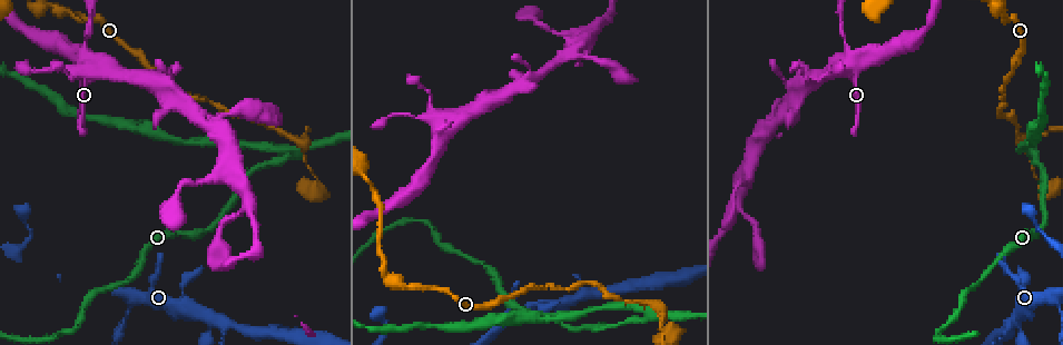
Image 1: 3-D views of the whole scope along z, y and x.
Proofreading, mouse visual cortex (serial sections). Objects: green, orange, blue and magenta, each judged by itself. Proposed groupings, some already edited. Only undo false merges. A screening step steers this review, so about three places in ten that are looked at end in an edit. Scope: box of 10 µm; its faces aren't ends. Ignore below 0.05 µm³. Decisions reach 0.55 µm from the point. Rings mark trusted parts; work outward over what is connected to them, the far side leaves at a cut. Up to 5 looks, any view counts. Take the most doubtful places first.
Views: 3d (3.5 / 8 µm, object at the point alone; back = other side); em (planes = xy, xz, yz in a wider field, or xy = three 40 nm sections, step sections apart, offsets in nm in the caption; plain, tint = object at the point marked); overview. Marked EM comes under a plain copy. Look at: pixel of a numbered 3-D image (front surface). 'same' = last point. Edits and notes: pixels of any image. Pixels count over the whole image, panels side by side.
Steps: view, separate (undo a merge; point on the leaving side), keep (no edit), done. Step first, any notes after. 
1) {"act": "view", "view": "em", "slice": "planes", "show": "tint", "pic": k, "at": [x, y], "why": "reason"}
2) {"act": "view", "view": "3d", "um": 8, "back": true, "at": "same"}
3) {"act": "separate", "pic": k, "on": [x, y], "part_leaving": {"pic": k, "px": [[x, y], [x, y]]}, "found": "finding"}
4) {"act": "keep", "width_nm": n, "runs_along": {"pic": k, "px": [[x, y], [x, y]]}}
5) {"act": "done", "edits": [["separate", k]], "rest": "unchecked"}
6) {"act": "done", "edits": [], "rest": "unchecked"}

{"act": "view", "view": "3d", "um": 3.5, "pic": 1, "at": [650, 318], "why": "two arms in line, one across"}

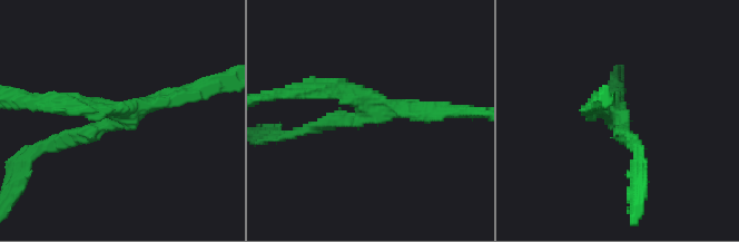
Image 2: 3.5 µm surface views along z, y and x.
{"act": "view", "view": "em", "slice": "xy", "step": 5, "show": "tint", "pic": 2, "at": [615, 112], "why": "now the EM"}

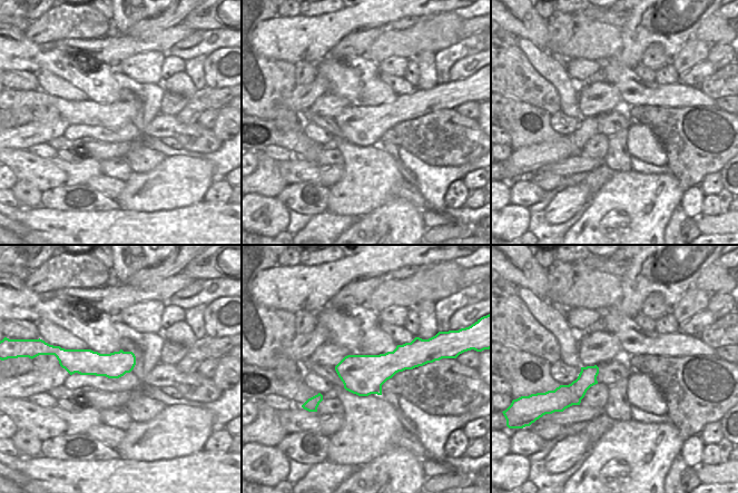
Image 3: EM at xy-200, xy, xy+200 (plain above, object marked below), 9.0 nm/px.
{"act": "view", "view": "em", "slice": "planes", "show": "tint", "at": "same"}

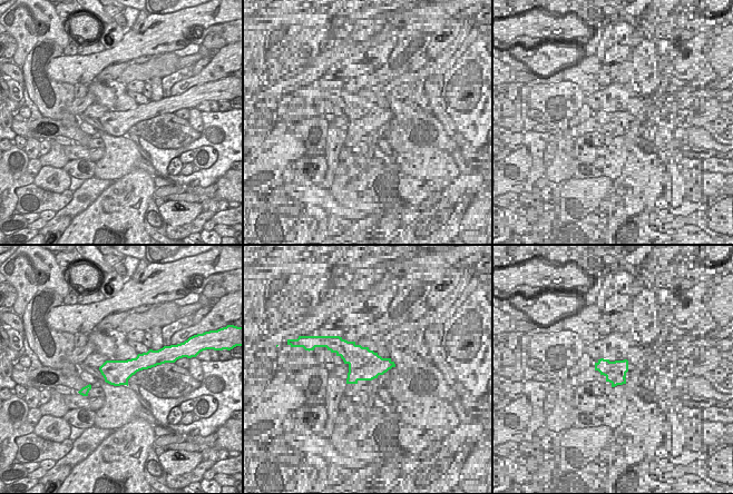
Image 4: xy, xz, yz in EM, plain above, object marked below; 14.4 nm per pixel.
{"act": "keep", "arms": 3, "runs_along": {"pic": 2, "px": [[634, 141], [620, 116], [591, 106]]}, "found": "all the same cell"}

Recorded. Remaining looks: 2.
{"act": "view", "view": "3d", "um": 3.5, "pic": 1, "at": [92, 55], "why": "calibre changes"}

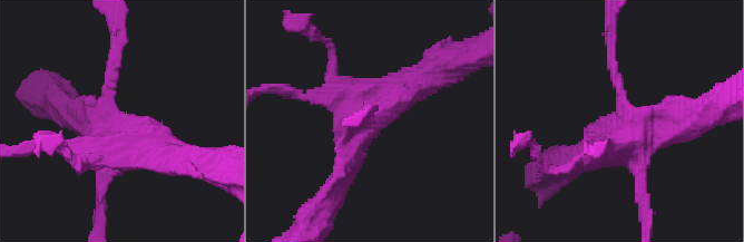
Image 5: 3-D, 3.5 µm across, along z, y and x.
{"act": "view", "view": "em", "slice": "planes", "show": "tint", "pic": 5, "at": [366, 121], "why": "shape alone is not enough"}

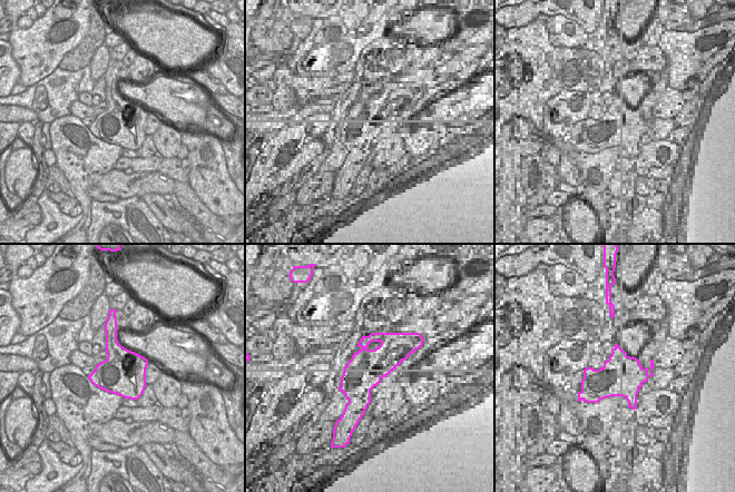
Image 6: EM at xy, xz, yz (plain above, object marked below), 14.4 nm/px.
{"act": "keep", "runs_along": {"pic": 5, "px": [[351, 143], [364, 119], [426, 79]]}, "found": "continuous, no second cell"}

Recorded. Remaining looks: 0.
{"act": "done", "edits": [], "rest": "unchecked"}

